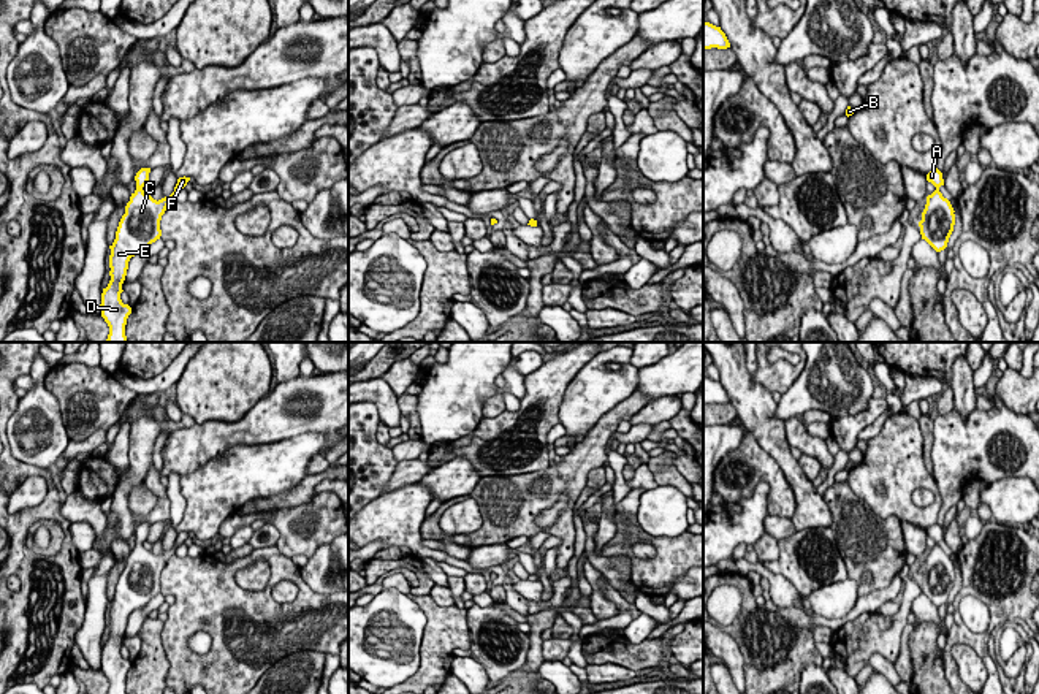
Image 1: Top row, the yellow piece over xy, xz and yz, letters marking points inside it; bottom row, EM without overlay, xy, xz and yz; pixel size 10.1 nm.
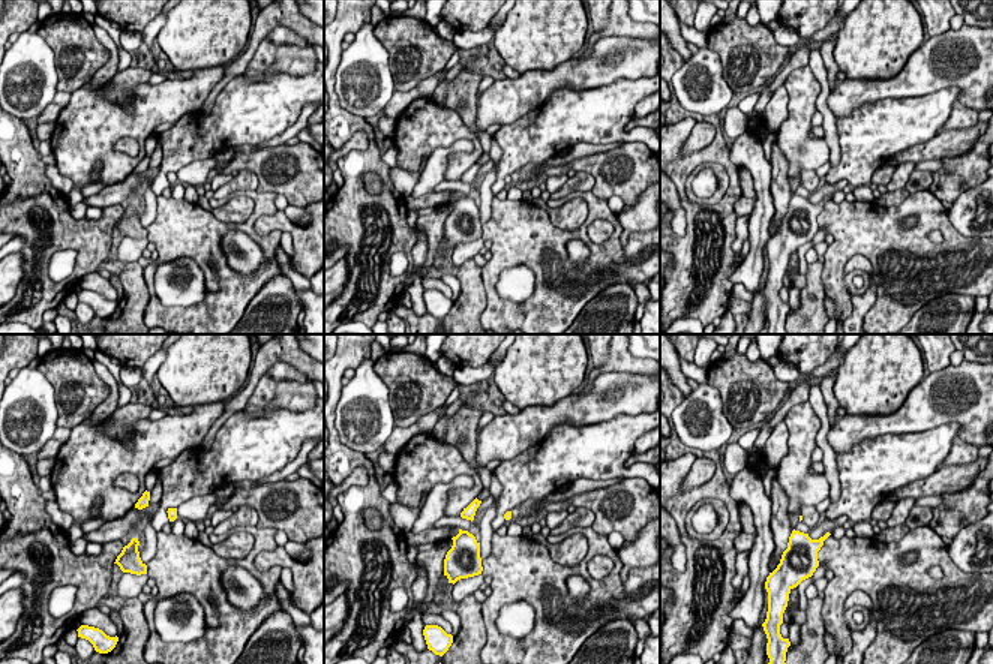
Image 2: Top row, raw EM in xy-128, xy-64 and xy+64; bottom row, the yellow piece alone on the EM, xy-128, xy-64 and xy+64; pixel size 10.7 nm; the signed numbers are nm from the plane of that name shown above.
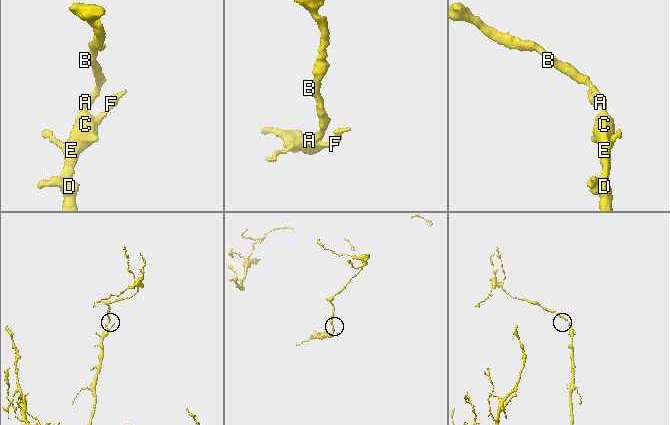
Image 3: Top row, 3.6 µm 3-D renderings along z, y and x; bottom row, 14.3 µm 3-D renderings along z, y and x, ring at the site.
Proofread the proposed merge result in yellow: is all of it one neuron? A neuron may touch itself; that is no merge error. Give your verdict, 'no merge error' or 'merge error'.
no merge error

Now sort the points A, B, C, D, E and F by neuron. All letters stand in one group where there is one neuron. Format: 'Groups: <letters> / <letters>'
Groups: A B C D E F

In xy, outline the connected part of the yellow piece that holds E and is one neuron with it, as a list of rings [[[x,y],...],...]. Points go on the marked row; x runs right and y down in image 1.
[[[141,168],[136,176],[136,190],[131,193],[130,201],[125,206],[116,239],[109,246],[109,276],[111,280],[101,293],[101,317],[109,326],[106,342],[128,342],[125,336],[127,318],[131,314],[131,307],[120,299],[122,284],[127,276],[128,261],[136,254],[146,250],[152,242],[160,239],[160,220],[168,204],[174,200],[190,177],[179,177],[174,192],[162,200],[154,200],[143,187],[147,185],[150,168]]]

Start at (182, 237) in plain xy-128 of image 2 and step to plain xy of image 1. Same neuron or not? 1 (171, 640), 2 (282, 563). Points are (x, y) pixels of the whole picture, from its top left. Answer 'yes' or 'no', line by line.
1: yes
2: yes

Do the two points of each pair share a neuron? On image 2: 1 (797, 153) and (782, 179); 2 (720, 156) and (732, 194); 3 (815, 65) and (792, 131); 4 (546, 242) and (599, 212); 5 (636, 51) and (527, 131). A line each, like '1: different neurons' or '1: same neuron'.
1: different neurons
2: same neuron
3: different neurons
4: same neuron
5: different neurons

